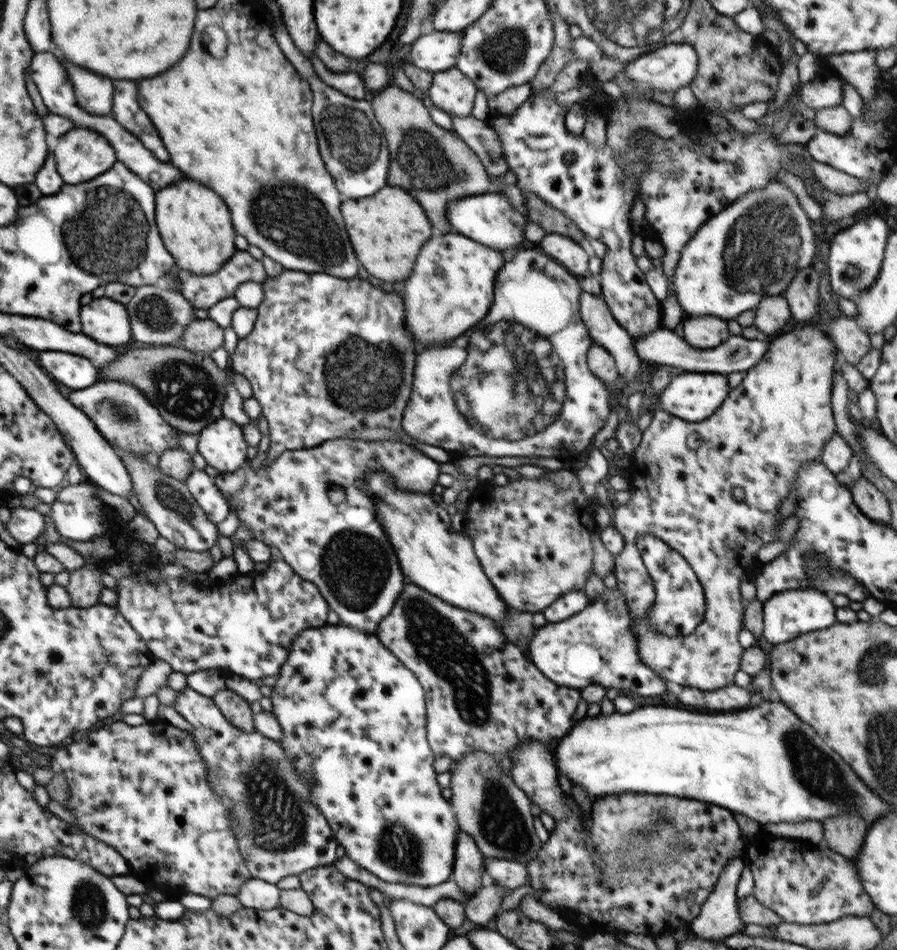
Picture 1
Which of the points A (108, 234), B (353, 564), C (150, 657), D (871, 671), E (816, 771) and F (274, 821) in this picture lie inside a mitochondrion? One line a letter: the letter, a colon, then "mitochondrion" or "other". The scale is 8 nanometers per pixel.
A: mitochondrion
B: mitochondrion
C: other
D: mitochondrion
E: mitochondrion
F: mitochondrion

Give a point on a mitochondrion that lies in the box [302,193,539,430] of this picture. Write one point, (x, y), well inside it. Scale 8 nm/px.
(366, 377)

